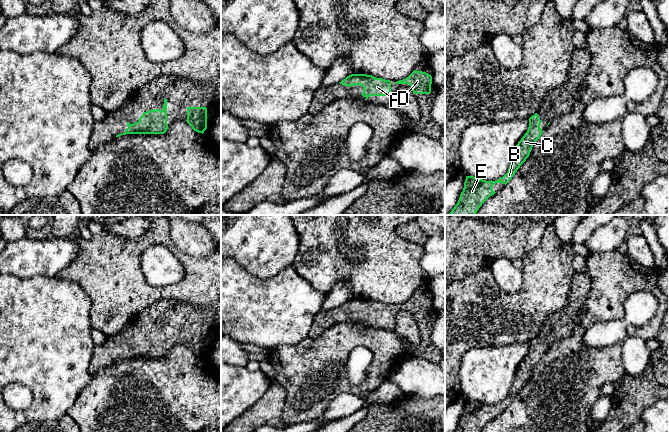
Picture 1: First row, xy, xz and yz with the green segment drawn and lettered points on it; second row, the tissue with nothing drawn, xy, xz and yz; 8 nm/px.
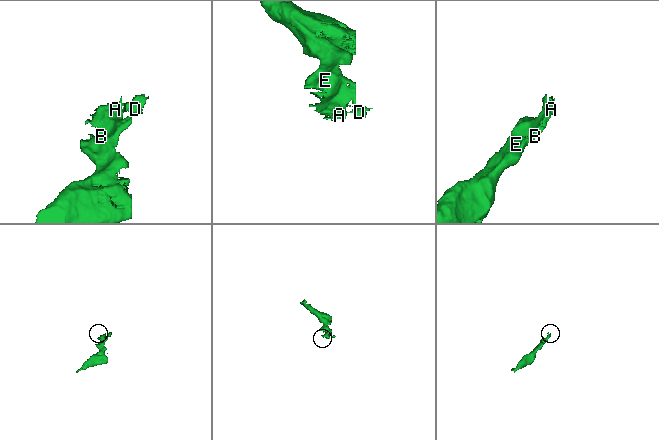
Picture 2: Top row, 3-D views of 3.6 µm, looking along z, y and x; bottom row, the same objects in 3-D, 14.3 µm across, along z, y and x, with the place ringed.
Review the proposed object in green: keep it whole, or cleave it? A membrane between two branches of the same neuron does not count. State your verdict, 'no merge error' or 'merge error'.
no merge error

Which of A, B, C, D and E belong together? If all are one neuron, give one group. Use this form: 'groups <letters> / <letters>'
groups A B C D E

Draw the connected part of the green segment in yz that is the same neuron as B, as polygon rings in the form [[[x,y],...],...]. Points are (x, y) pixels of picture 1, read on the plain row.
[[[537,337],[529,342],[528,354],[516,369],[512,386],[503,401],[496,405],[486,405],[474,400],[466,400],[463,415],[454,432],[480,432],[490,420],[496,417],[492,414],[495,407],[506,409],[529,381],[533,369],[542,359],[543,355],[540,352],[540,348],[541,344]]]

